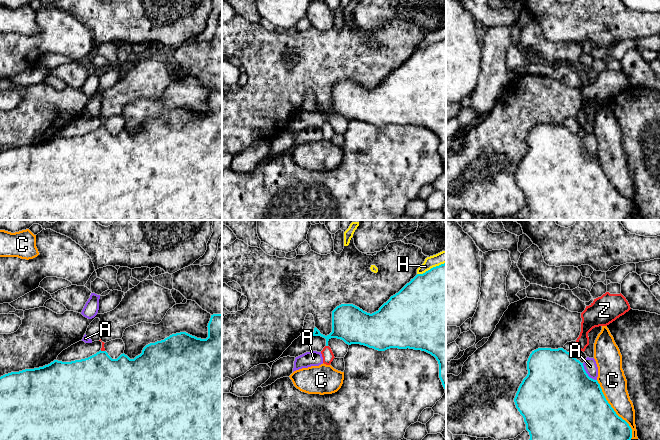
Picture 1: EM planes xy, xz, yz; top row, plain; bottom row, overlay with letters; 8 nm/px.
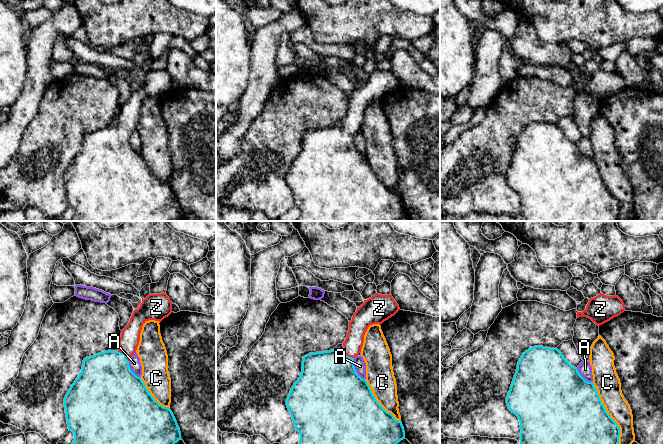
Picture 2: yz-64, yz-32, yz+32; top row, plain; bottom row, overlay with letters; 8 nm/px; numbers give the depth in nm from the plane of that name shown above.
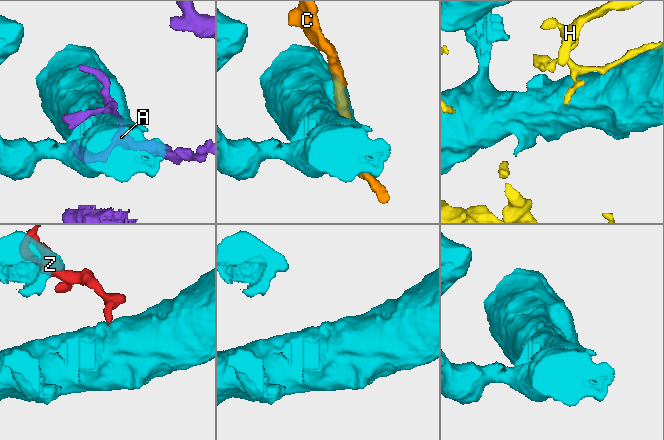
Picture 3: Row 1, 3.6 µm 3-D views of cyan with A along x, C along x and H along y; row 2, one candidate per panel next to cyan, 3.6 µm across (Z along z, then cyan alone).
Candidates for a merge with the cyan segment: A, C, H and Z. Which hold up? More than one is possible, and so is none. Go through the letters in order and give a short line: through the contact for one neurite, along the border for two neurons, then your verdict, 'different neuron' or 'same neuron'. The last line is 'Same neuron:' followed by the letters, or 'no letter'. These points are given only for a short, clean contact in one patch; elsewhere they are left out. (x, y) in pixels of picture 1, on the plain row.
A: different neuron
C: different neuron
H: different neuron
Z: xy (99, 158), (102, 127), (102, 125) | same neuron
Same neuron: Z

